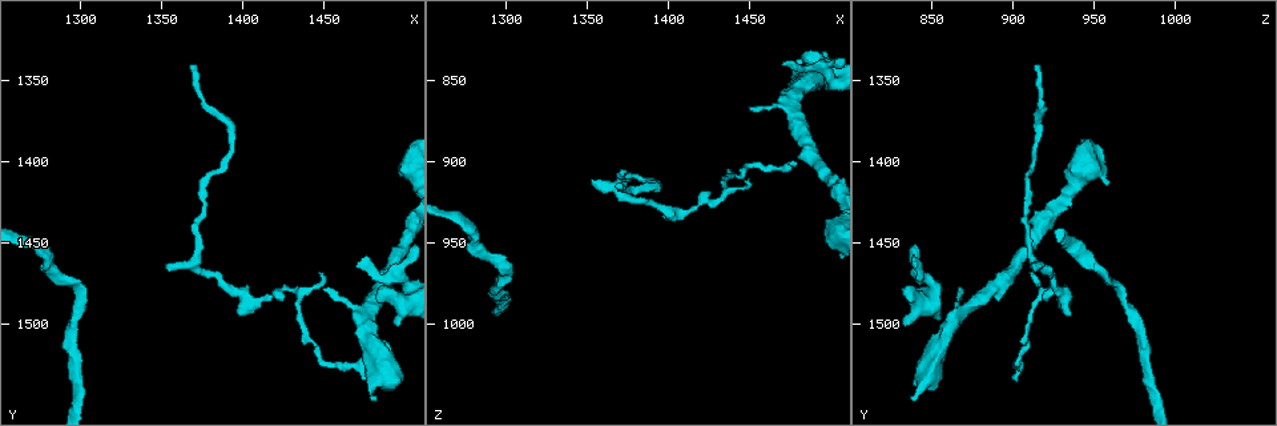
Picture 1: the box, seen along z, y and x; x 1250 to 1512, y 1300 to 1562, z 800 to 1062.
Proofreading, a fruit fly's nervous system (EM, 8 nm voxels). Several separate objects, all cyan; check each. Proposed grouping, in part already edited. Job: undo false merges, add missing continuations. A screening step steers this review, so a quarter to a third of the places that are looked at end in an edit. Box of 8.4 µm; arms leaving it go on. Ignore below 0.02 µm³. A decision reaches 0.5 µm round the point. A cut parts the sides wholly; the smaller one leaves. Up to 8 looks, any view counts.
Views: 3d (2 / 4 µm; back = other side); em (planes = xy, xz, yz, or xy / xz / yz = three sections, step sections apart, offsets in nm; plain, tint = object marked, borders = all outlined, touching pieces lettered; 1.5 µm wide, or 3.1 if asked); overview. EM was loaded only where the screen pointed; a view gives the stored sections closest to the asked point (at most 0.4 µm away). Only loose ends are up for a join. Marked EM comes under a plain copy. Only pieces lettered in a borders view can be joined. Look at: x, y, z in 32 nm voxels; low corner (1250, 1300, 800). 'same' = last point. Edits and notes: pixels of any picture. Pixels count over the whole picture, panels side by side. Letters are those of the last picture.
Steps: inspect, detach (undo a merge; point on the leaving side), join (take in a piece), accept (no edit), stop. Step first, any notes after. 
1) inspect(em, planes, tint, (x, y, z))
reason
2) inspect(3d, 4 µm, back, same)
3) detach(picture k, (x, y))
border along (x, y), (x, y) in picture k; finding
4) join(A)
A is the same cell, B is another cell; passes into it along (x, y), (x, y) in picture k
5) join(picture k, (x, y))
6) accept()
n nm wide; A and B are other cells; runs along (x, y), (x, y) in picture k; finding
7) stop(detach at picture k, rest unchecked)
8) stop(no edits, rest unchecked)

inspect(3d, 4 µm, (1366, 1342, 914))
thin end

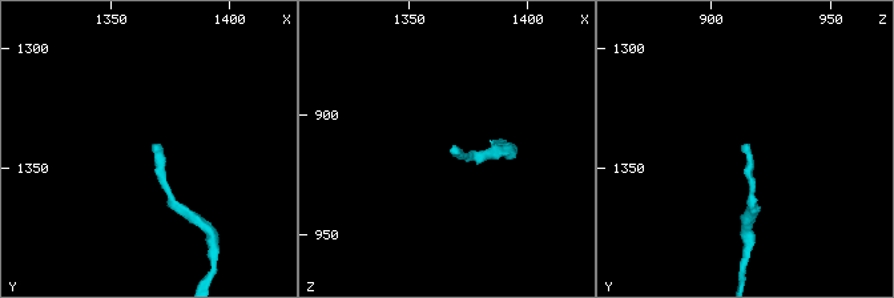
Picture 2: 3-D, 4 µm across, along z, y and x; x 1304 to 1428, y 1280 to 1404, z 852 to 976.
inspect(em, planes, borders, (1367, 1340, 915))
now the EM

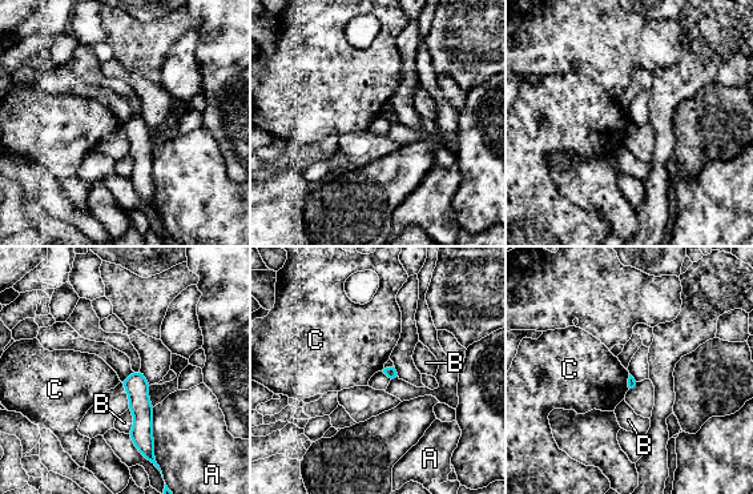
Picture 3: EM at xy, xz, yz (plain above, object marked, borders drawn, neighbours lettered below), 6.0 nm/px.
accept()
A, B and C are other cells; border along (629, 374), (625, 390) in picture 3; no lettered piece goes on from it

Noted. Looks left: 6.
inspect(em, xy, step 8, tint, (1408, 1486, 930))
sudden change in width

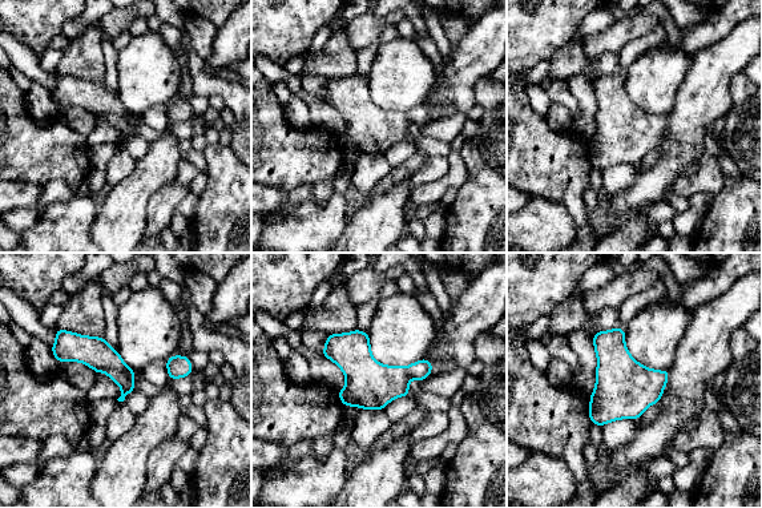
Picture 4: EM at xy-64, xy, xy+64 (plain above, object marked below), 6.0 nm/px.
inspect(em, planes, borders, same)
another direction

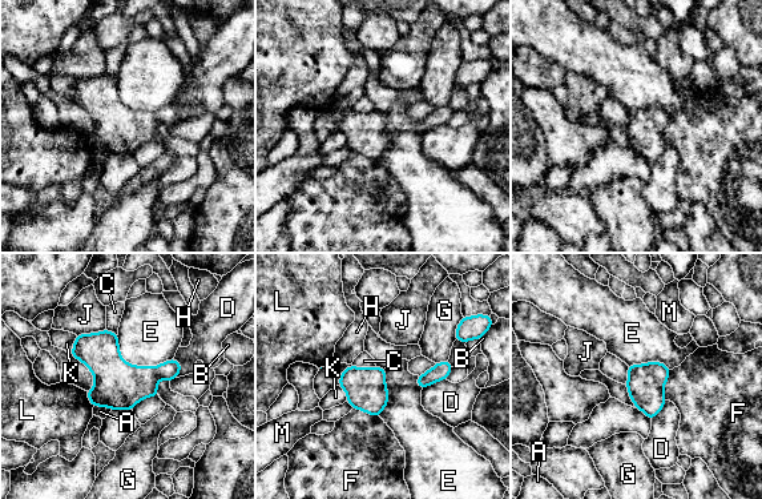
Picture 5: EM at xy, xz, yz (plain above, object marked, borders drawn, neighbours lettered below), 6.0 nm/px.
accept()
80 nm wide; A, B, C, D, E, F, G, H, J, K, L and M are other cells; border along (116, 335), (133, 365), (173, 357) in picture 5; all the same neuron

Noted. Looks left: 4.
inspect(3d, 2 µm, (1470, 1462, 838))
thin end

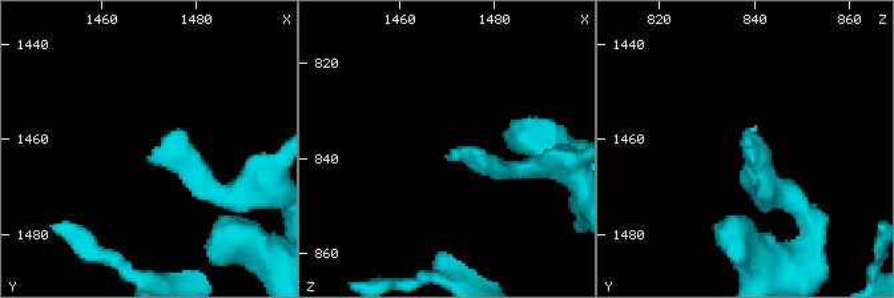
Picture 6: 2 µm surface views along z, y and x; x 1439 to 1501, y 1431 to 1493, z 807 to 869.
inspect(em, planes, borders, (1471, 1462, 838))

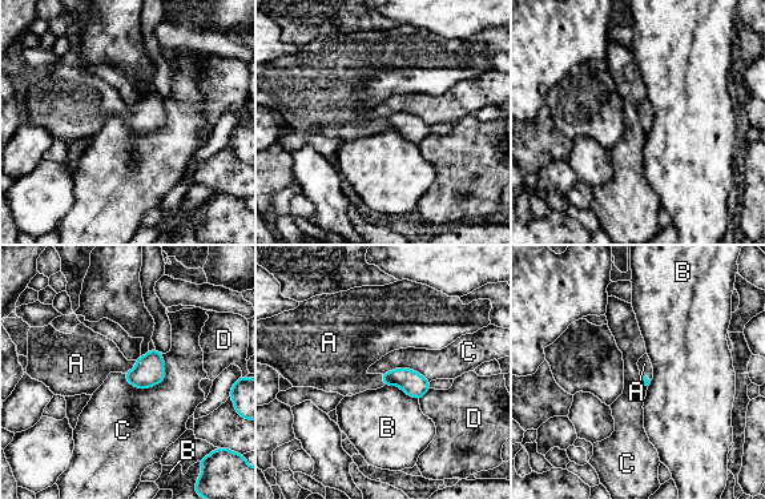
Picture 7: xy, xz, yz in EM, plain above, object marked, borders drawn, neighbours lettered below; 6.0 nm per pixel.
join(A)
C touches over 280 nm; A is the same cell, B, C and D are other cells; passes into it along (149, 370), (132, 370), (93, 357) in picture 7; the neuron continues

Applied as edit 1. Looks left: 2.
stop(join at picture 7, rest unchecked)

